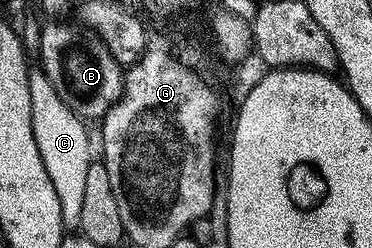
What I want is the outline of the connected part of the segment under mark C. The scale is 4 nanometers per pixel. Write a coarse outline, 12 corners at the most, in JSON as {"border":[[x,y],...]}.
{"border":[[30,69],[31,124],[66,227],[80,227],[89,126]]}

